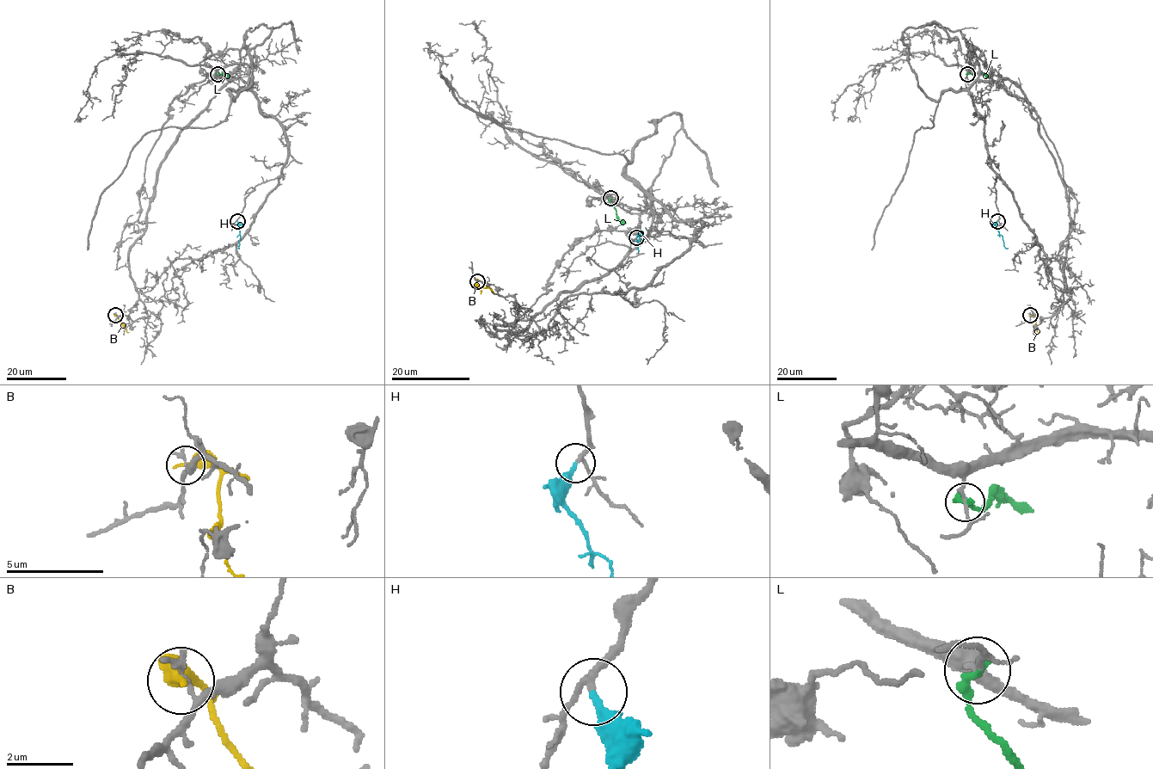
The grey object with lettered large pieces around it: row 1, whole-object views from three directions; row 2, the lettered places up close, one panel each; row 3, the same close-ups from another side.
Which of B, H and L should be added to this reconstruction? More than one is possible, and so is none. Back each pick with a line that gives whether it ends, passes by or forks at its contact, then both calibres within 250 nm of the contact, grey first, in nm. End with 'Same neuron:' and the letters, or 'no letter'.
H: it ends; calibres 180 and 240 nm
Same neuron: H

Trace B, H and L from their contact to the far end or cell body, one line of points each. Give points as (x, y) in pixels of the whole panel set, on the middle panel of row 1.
B: (476, 281), (480, 288), (492, 289), (494, 293)
H: (636, 237), (640, 236), (638, 252)
L: (611, 198), (610, 204), (616, 217), (626, 224)

